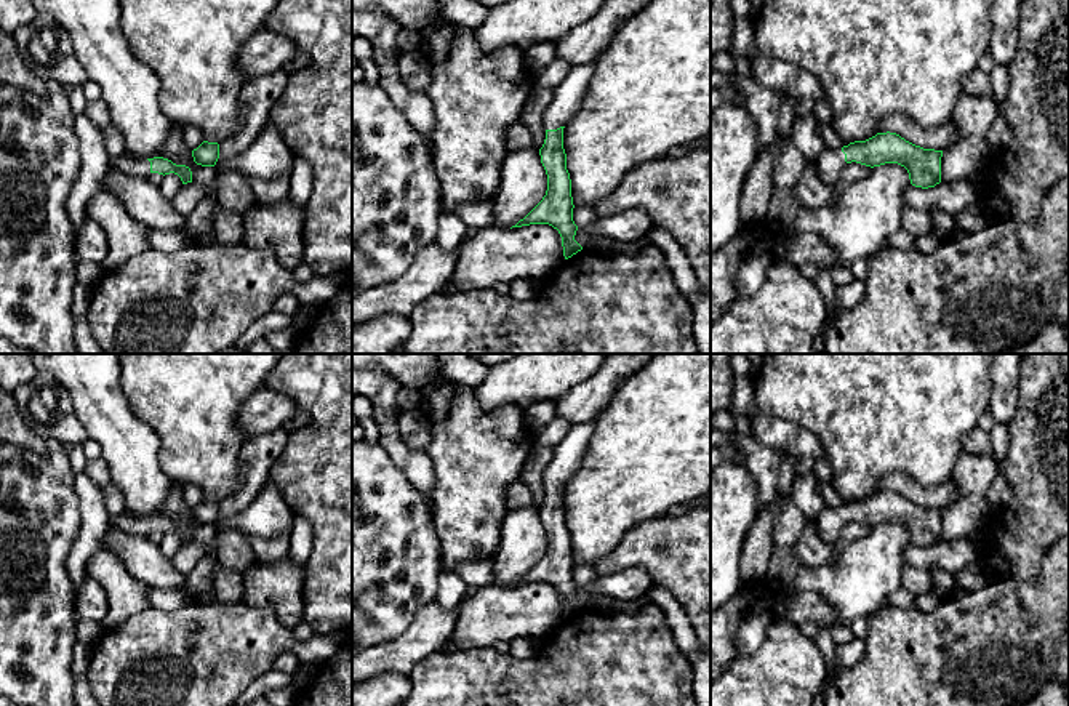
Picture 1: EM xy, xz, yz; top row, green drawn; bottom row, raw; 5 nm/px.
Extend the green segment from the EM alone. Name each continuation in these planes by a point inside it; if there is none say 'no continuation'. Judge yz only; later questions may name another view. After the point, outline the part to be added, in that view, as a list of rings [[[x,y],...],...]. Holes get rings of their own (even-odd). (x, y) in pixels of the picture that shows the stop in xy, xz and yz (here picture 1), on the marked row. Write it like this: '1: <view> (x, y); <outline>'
1: yz (828, 167); [[[826,147],[816,158],[813,170],[824,184],[835,186],[845,165],[848,163],[842,149]]]

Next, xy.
1: xy (127, 164); [[[123,152],[117,157],[109,157],[110,166],[131,174],[131,176],[141,176],[141,178],[149,178],[150,174],[150,162],[149,160],[139,160],[128,152]]]

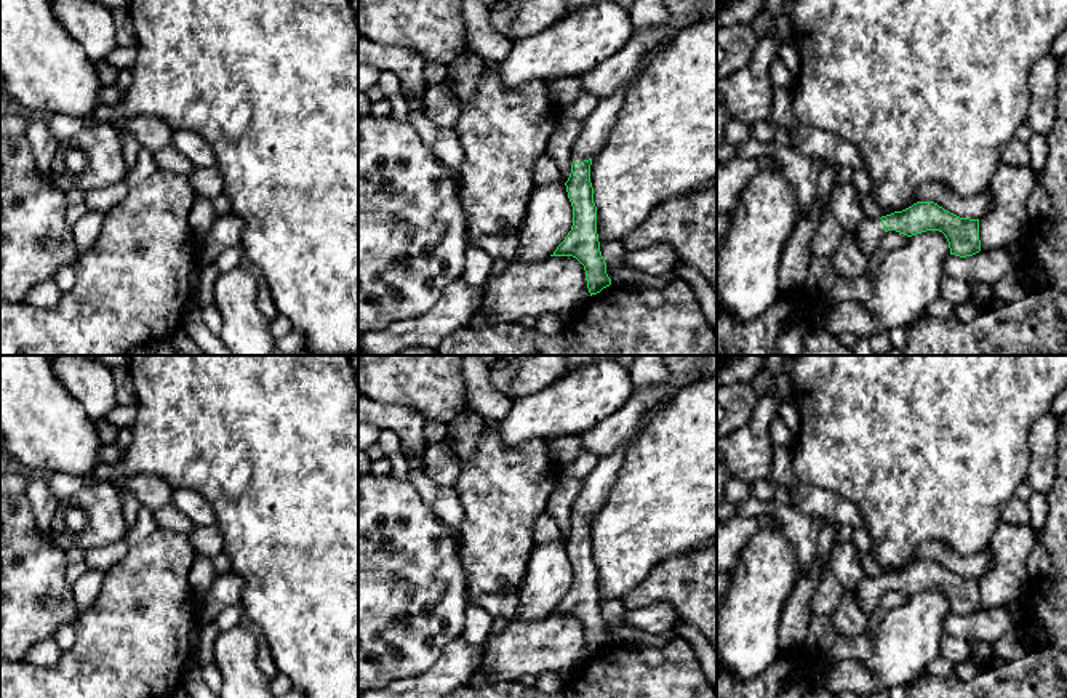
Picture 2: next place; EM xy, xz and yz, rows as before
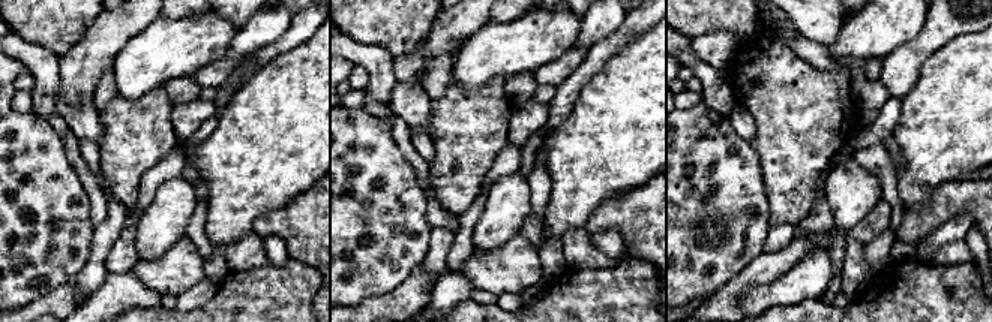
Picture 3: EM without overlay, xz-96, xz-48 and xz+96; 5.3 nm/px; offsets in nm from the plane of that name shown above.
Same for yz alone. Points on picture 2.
1: yz (867, 236); [[[865,218],[856,229],[854,242],[865,256],[872,258],[885,234],[880,218]]]

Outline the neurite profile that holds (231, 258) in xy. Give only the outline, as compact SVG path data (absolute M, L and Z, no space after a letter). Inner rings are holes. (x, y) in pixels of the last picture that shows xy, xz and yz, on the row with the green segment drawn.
M234 245L224 250L213 264L218 267L219 272L229 272L240 266L242 259L245 258L242 245Z

